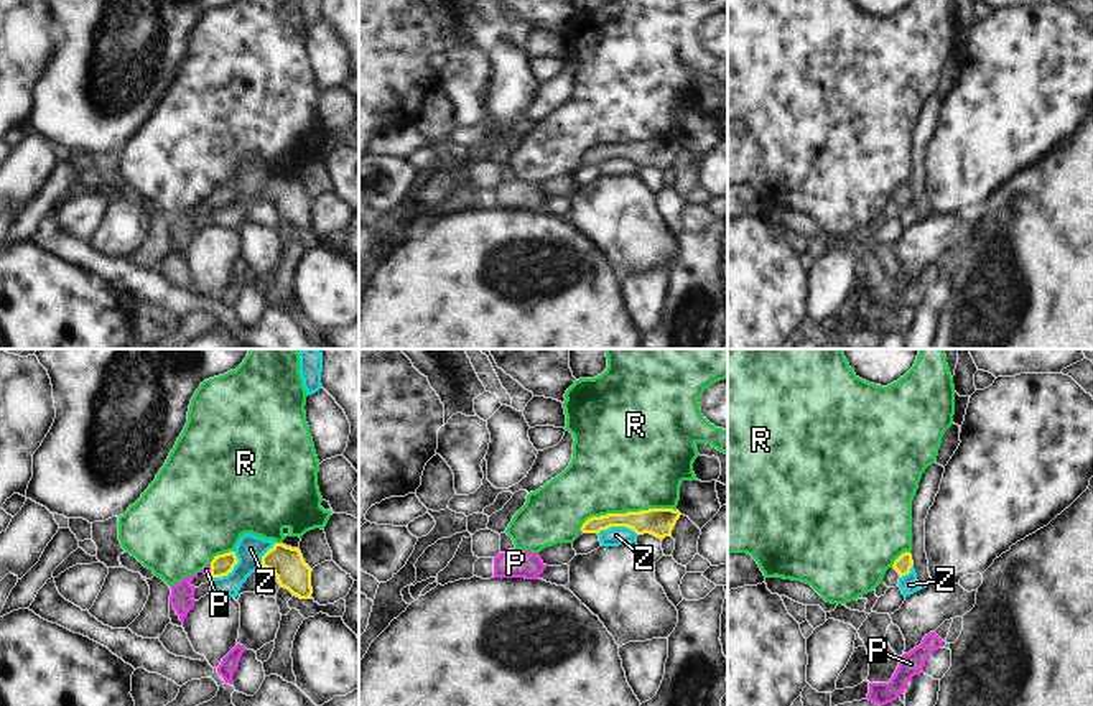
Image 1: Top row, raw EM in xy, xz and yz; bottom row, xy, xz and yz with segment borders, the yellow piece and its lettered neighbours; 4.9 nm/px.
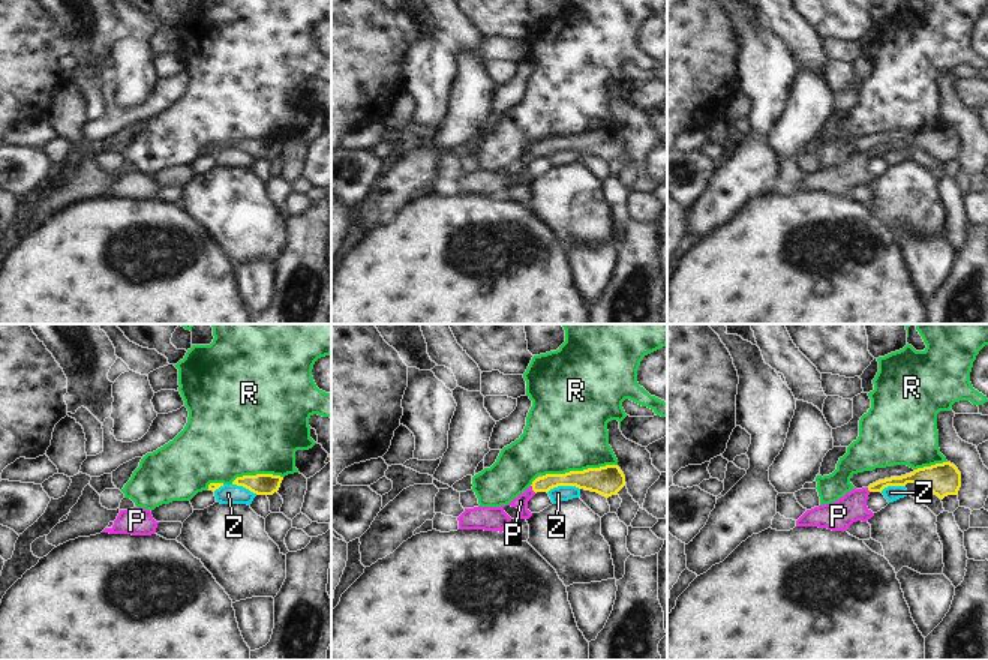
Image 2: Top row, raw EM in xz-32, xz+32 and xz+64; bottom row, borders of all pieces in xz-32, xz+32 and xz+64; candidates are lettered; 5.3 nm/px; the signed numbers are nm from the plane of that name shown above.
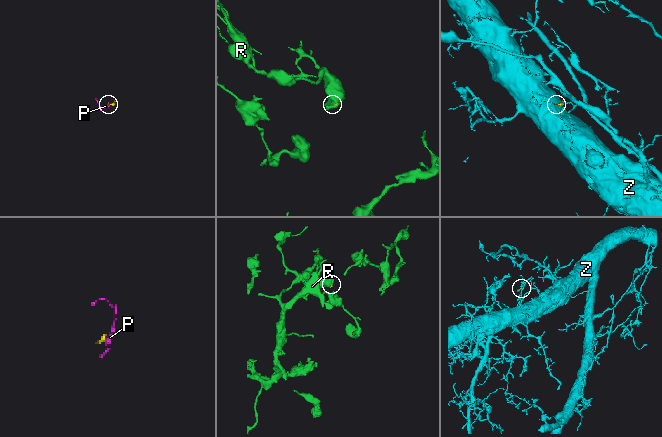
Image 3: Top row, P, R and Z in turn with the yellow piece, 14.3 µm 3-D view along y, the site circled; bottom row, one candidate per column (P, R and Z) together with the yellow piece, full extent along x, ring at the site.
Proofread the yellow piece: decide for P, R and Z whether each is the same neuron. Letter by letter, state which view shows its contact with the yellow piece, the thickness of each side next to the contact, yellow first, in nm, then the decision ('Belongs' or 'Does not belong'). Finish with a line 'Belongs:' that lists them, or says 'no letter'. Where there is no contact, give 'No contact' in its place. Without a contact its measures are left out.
P: Touches yellow in xy. Thickness 100 nm (yellow) against 40 nm. Belongs
R: Touches yellow in xz. Thickness 140 nm (yellow) against 500 nm. Does not belong
Z: Touches yellow in xz. Thickness 140 nm (yellow) against 100 nm. Does not belong
Belongs: P

